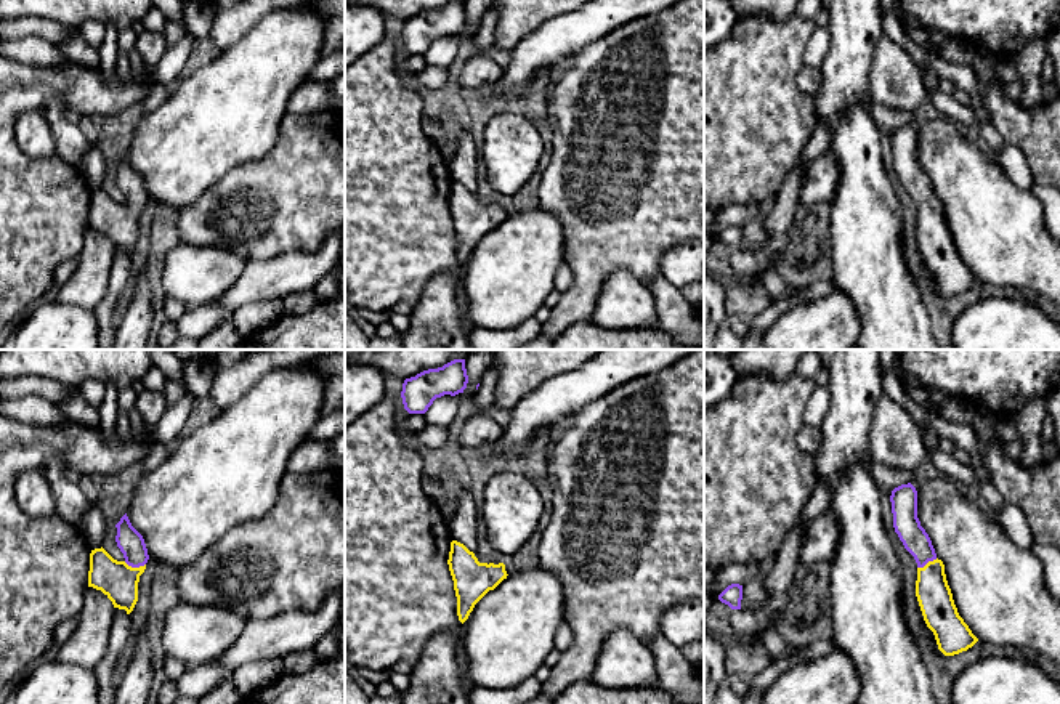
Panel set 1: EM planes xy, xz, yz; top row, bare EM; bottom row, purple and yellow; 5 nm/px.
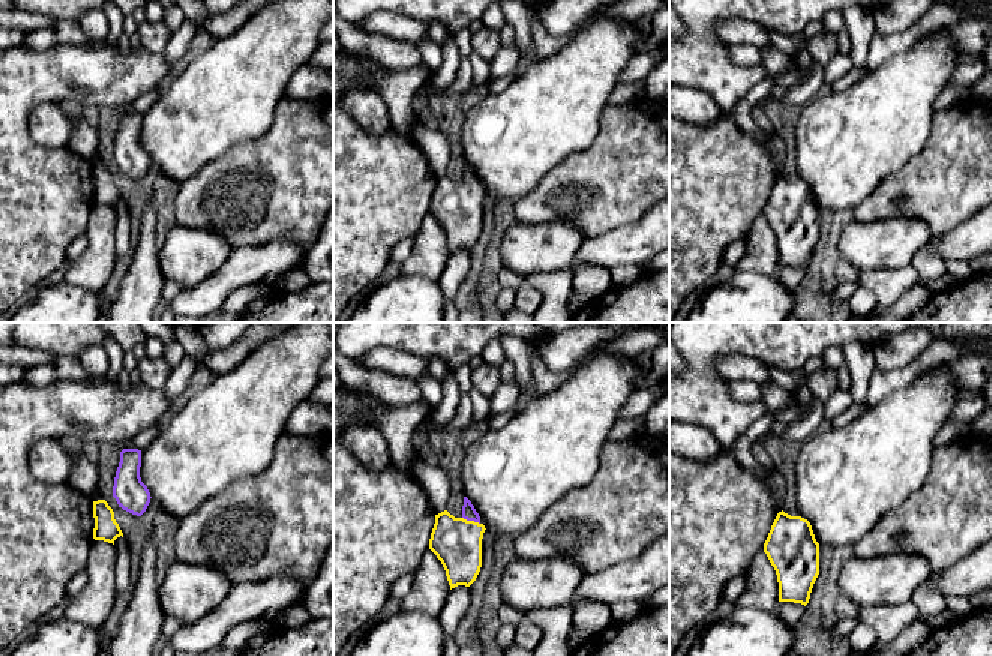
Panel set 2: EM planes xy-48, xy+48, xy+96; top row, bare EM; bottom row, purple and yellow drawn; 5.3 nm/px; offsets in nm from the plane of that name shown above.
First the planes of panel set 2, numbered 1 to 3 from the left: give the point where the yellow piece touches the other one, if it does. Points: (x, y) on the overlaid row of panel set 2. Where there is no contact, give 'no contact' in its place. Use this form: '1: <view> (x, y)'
1: no contact
2: xy+48 (471, 520)
3: no contact

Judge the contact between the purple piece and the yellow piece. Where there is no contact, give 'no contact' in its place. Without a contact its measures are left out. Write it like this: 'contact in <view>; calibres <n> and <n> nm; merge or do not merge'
contact in xy; calibres 130 and 190 nm; merge

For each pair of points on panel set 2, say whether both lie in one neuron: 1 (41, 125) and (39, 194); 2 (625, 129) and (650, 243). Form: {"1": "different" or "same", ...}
{"1": "different", "2": "different"}

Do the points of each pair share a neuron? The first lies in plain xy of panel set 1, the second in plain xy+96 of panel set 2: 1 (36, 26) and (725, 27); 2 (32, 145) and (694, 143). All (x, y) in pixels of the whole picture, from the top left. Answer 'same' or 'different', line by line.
1: same
2: different

